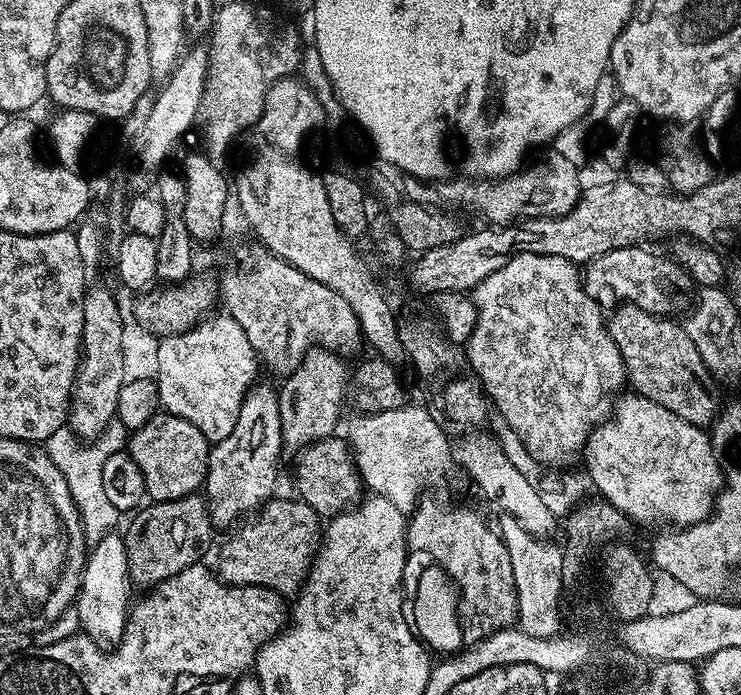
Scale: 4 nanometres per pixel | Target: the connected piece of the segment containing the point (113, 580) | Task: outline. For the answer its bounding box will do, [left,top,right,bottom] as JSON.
[74,534,130,650]

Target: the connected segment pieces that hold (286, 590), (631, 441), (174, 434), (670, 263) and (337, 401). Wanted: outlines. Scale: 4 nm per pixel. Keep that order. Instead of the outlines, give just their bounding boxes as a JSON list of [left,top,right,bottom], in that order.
[[214,497,322,596],[582,394,722,526],[126,414,210,500],[582,246,694,316],[278,345,350,454]]

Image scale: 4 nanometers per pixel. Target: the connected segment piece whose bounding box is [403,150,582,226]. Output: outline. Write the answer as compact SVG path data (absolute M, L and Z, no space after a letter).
M555 150L549 151L549 156L542 157L537 164L530 164L510 176L499 178L449 178L435 182L408 178L404 181L403 195L409 201L437 210L452 210L458 204L473 208L478 215L485 216L488 219L485 221L492 226L513 223L514 218L529 220L539 216L561 216L574 210L582 191L581 169L566 162Z

